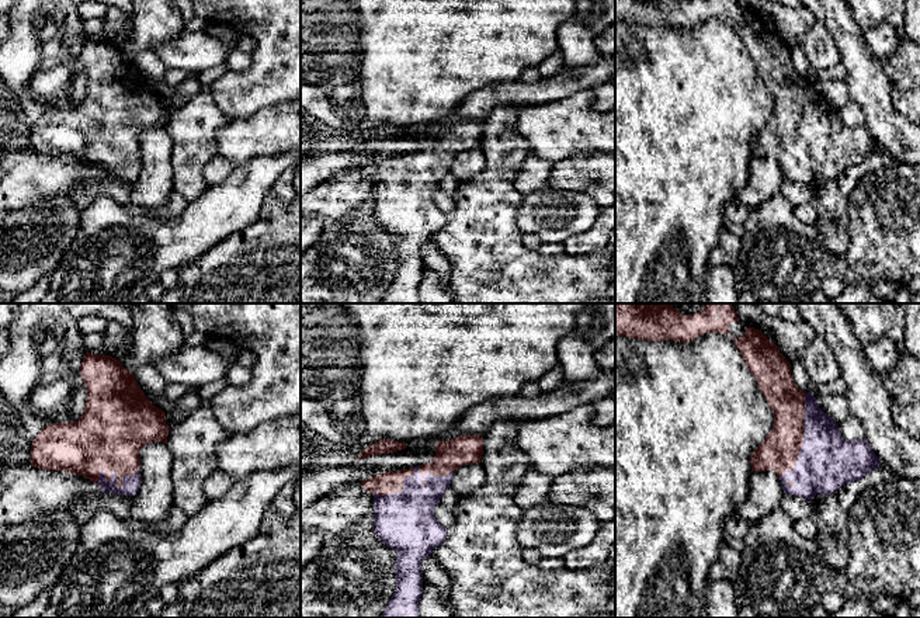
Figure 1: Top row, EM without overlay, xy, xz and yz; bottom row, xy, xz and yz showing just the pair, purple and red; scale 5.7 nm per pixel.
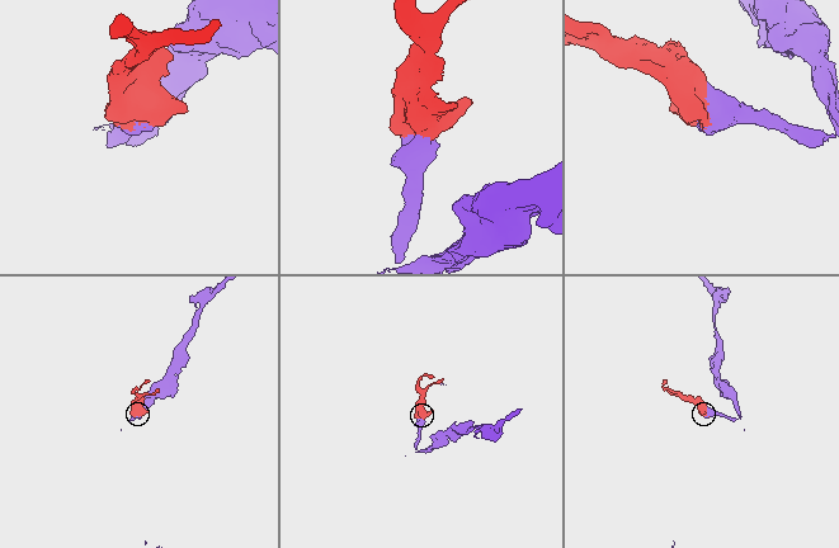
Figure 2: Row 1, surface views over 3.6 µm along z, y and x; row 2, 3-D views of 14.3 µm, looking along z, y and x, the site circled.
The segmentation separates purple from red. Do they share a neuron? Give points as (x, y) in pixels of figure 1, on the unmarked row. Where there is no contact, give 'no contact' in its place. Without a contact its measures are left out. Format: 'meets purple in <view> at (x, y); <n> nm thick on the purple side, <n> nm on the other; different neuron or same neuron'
meets purple in yz at (804, 124); 320 nm thick on the purple side, 220 nm on the other; same neuron

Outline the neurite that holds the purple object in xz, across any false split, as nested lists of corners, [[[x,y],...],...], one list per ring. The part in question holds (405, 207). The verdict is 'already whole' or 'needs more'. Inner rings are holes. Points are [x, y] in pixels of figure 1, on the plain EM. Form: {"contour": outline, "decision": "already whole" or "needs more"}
{"contour": [[[459,121],[437,126],[430,149],[382,157],[360,169],[374,181],[376,223],[399,239],[396,275],[379,303],[421,303],[421,250],[447,225],[447,213],[434,202],[434,194],[454,157],[480,147],[482,140],[483,122]]], "decision": "needs more"}

